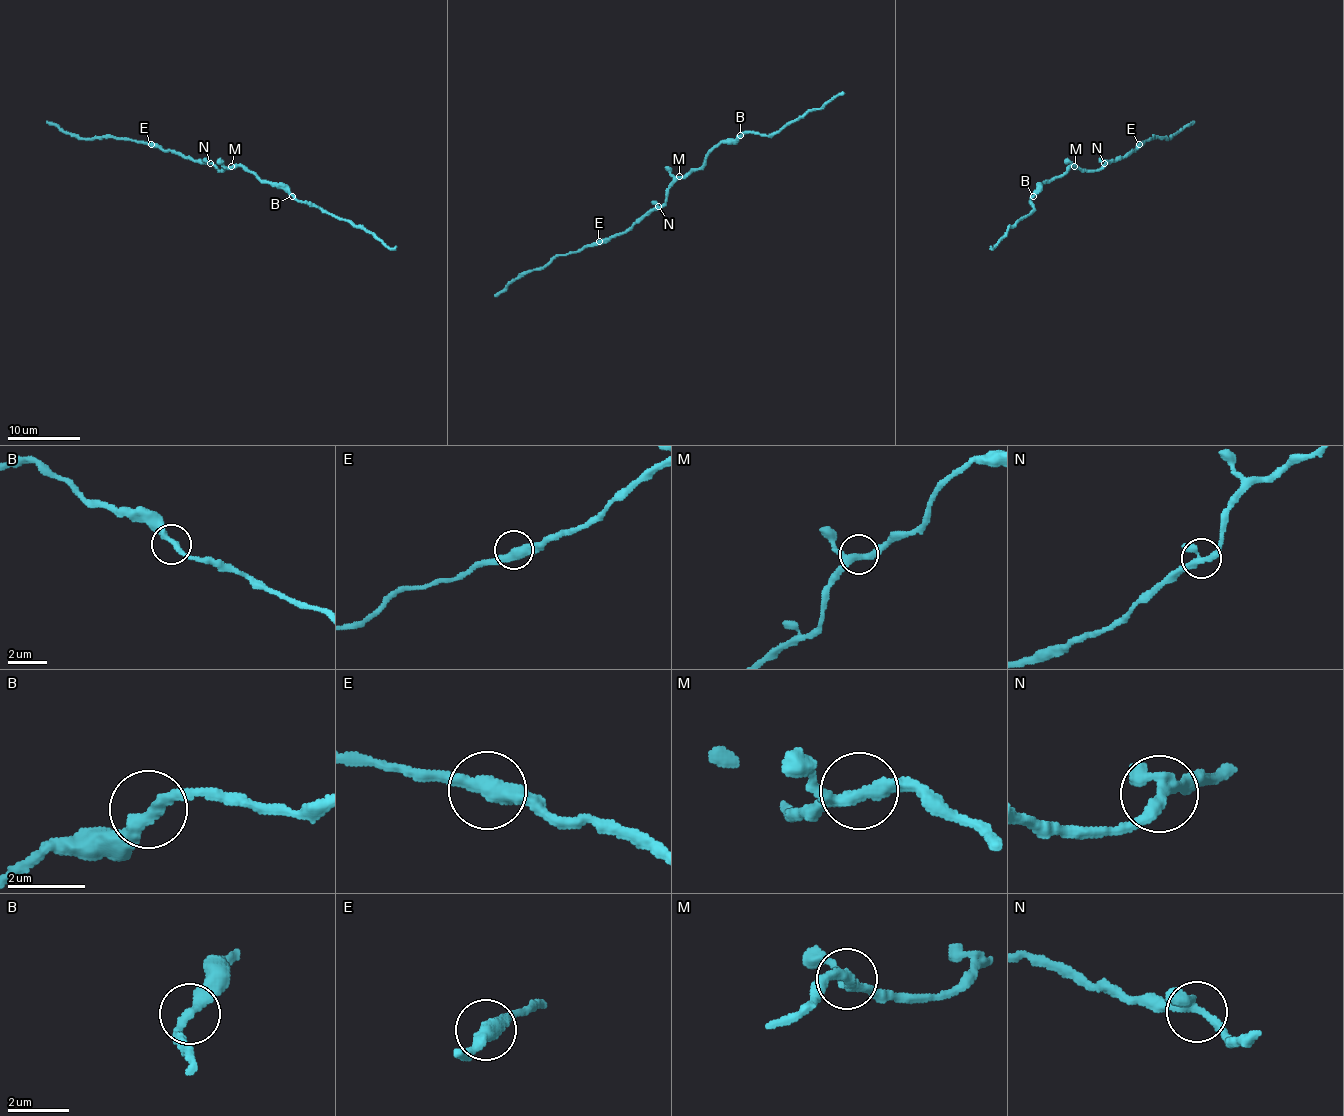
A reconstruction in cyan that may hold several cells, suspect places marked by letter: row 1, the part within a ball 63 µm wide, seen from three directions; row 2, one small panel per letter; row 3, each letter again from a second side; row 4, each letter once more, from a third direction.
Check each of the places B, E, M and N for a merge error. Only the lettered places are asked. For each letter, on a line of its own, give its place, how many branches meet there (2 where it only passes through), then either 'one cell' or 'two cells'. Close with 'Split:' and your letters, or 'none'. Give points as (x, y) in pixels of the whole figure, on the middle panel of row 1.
B: place (740, 135); branches 2; one cell
E: place (599, 241); branches 2; one cell
M: place (679, 176); branches 3; one cell
N: place (658, 206); branches 3; one cell
Split: none

